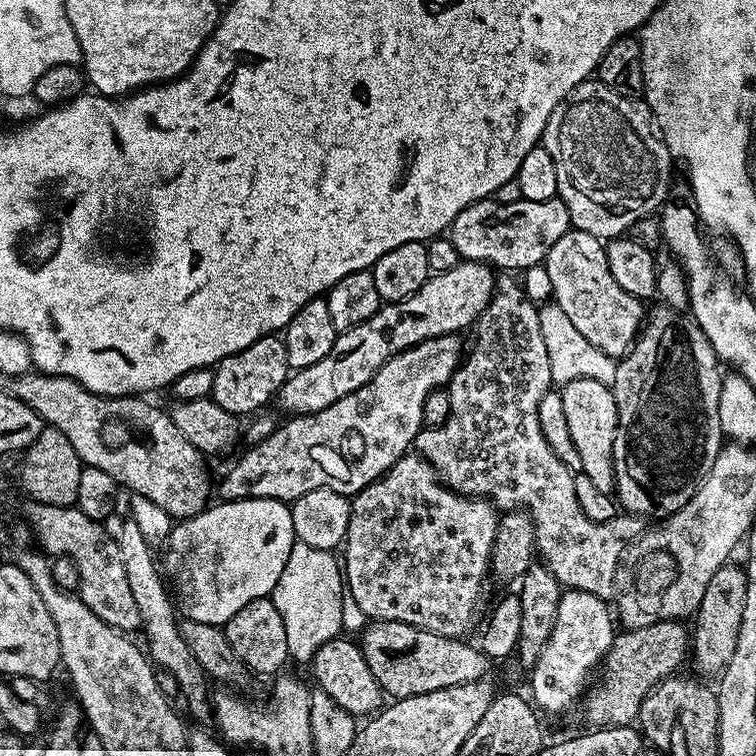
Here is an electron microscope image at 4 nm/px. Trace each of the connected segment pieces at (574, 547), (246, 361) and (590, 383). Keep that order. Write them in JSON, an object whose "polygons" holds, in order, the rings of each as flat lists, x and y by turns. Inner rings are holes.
{"polygons":[[[500,274,496,276,496,289,492,292,492,300,486,306,486,310,482,310,482,314,477,318,474,325,476,341,473,342,472,349,469,352,467,349,460,367,456,369,456,373,453,374,446,385,446,390,450,394,450,414,446,418,446,422,436,428,421,427,420,433,416,435,414,448,420,457,430,464,439,476,440,481,451,492,486,500,500,510,523,510,527,512,536,527,536,550,539,559,552,571,554,578,565,589,573,592,589,592,601,598,608,598,611,592,613,595,616,588,616,569,622,563,625,547,631,544,641,532,645,531,646,524,641,517,631,514,618,514,613,520,607,520,606,522,594,522,590,518,586,518,586,514,582,514,582,506,578,506,578,494,574,494,574,474,552,453,546,438,542,434,542,426,538,422,538,402,542,402,544,395,553,387,552,375,550,374,550,358,546,354,546,342,540,333,540,309,526,295,523,287,518,283,517,277,515,280,512,276,515,275]],[[276,334,260,336,253,344,246,346,246,350,230,354,215,365,214,390,210,398,218,402,222,410,231,412,237,418,244,418,260,410,255,408,262,407,267,400,269,403,278,389,287,382,289,375,287,343]],[[578,378,563,385,559,389,559,394,562,398,562,410,566,418,566,426,570,430,570,438,574,438,574,446,578,446,582,458,580,472,594,481,603,492,612,492,616,486,612,451,618,414,611,387,602,382,594,382,594,378]]]}

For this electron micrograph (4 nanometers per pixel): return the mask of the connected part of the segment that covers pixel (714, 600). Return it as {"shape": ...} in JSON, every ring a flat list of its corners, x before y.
{"shape":[[729,562,717,570,714,578,710,578,710,586,706,586,706,594,702,594,702,602,696,607,694,621,696,625,690,628,690,660,696,663,696,668,704,676,719,677,724,667,734,655,734,645,738,642,738,629,742,626,742,609,746,606,746,574,743,567]]}

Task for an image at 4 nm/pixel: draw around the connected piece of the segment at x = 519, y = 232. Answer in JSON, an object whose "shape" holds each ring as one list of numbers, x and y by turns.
{"shape":[[489,198,465,206,446,235,454,242,454,250,458,250,461,261,477,260,496,270,523,270,543,264,550,246,571,228,570,210,566,210,566,202,558,198,546,202,519,200,509,204,499,204]]}

